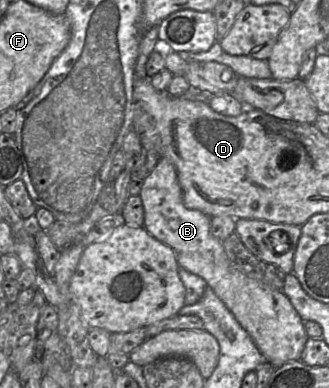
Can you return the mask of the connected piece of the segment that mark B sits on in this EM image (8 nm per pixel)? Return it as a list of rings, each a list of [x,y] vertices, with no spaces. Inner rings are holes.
[[[161,158],[143,180],[139,196],[144,208],[143,227],[173,249],[181,268],[205,280],[249,334],[264,359],[275,368],[300,360],[309,336],[289,298],[282,291],[248,277],[230,263],[222,241],[211,234],[210,217],[185,207],[176,169],[167,158]]]

